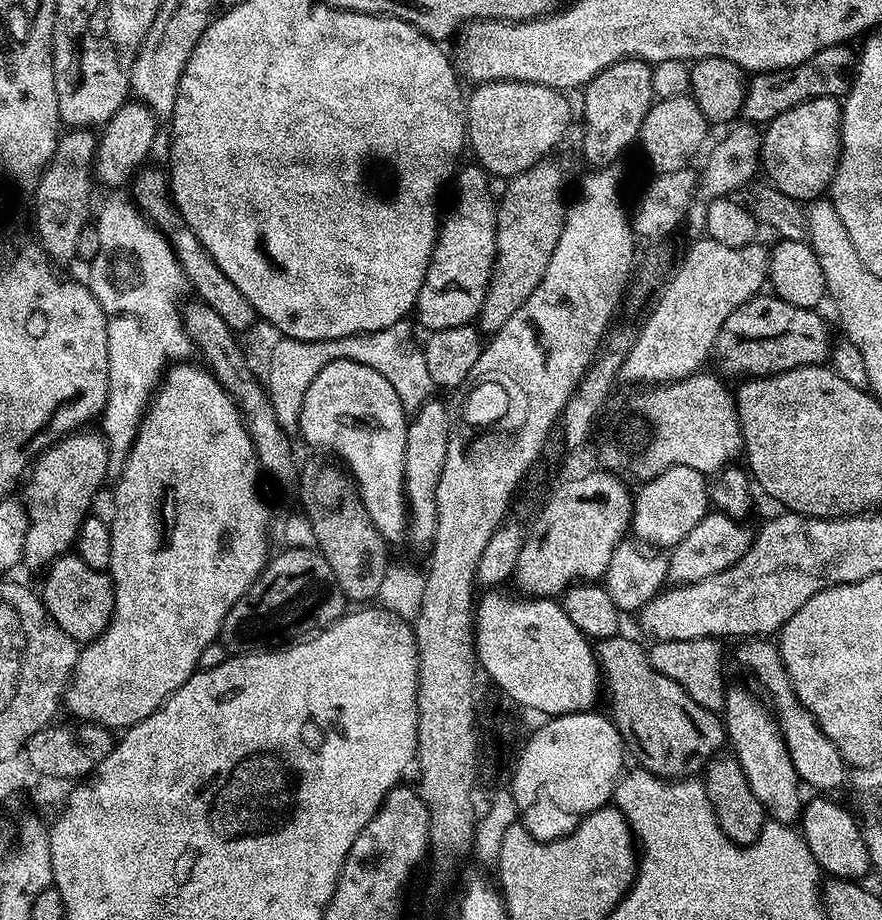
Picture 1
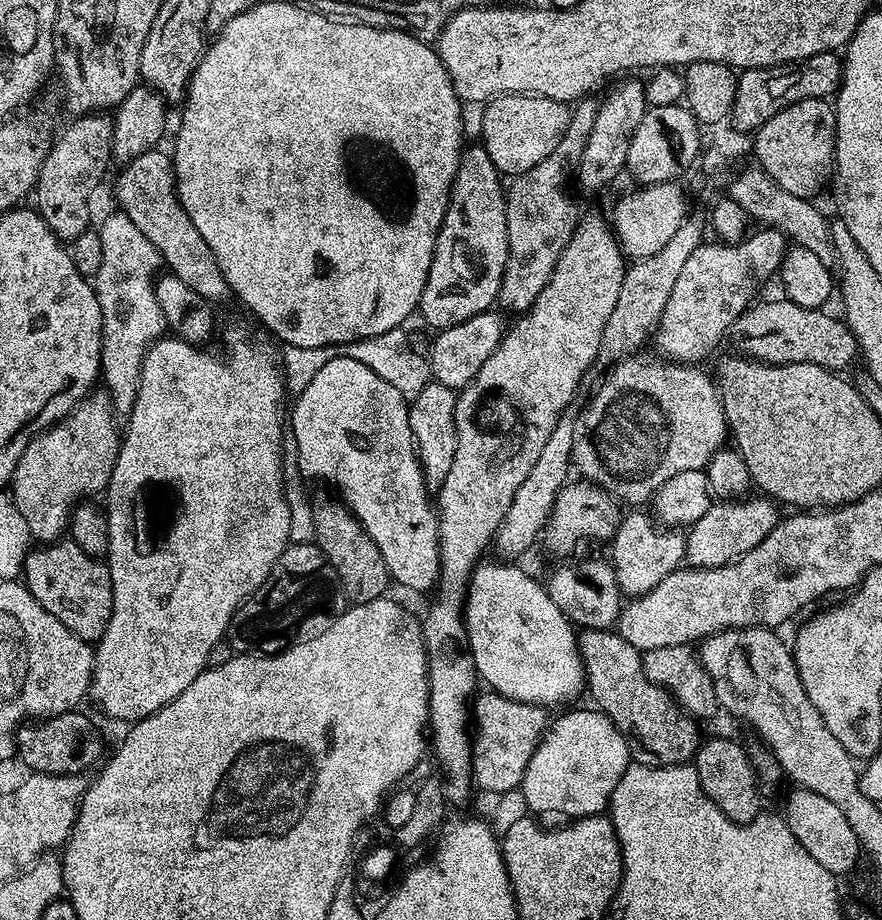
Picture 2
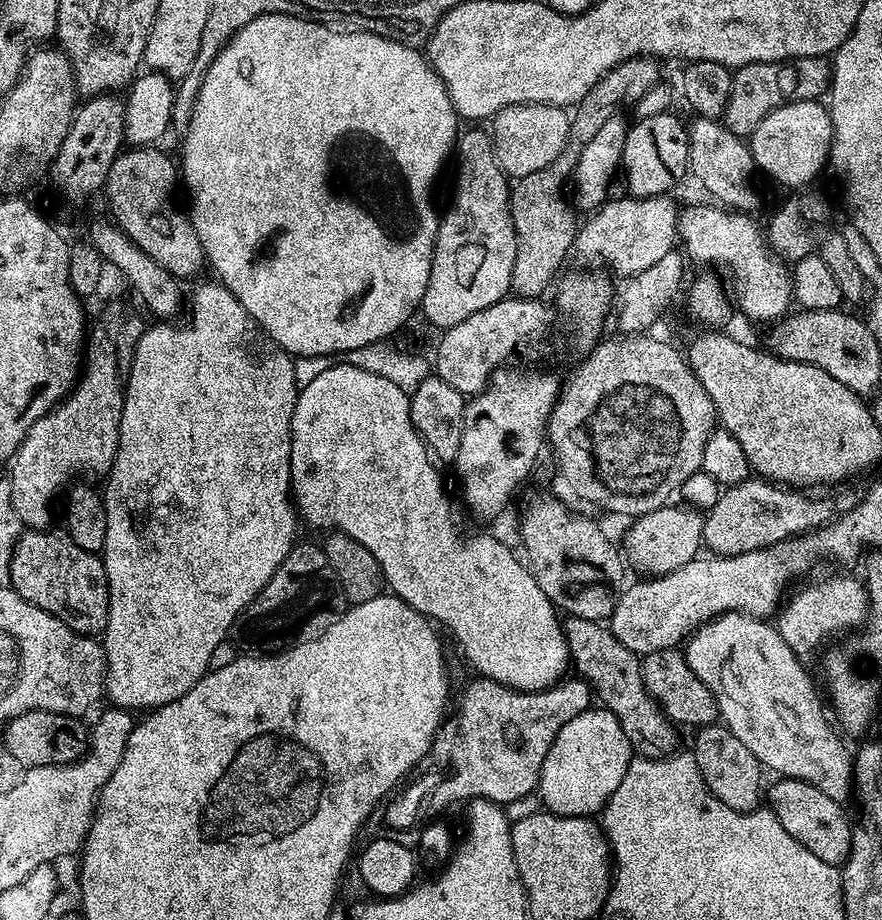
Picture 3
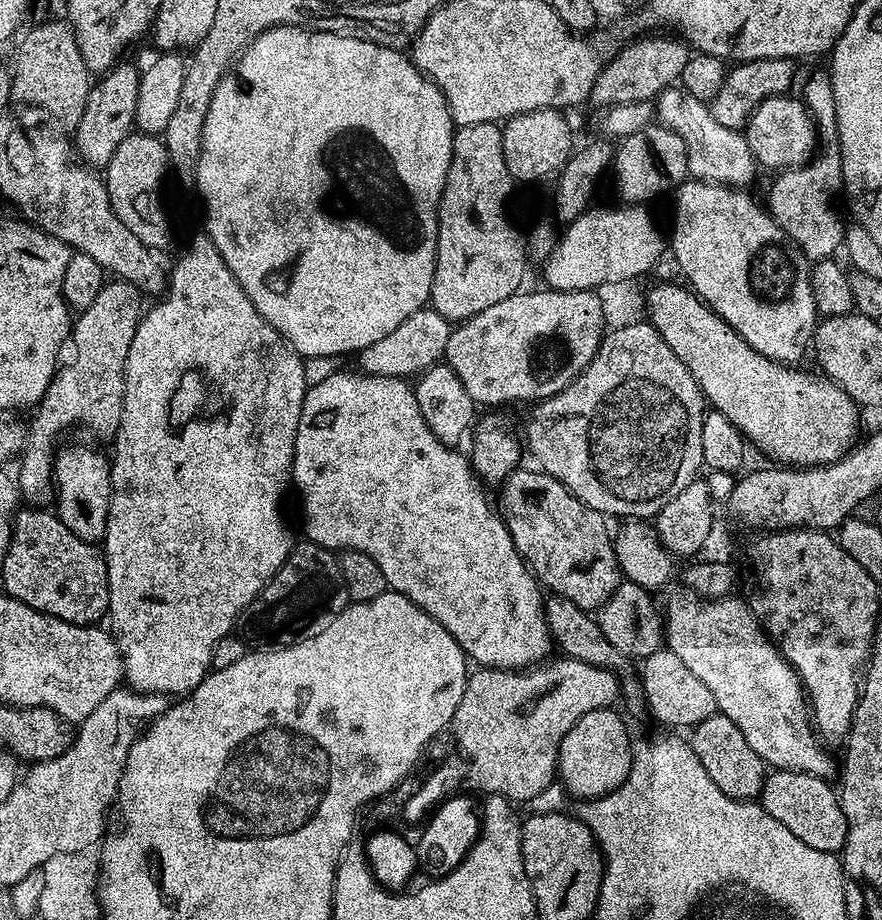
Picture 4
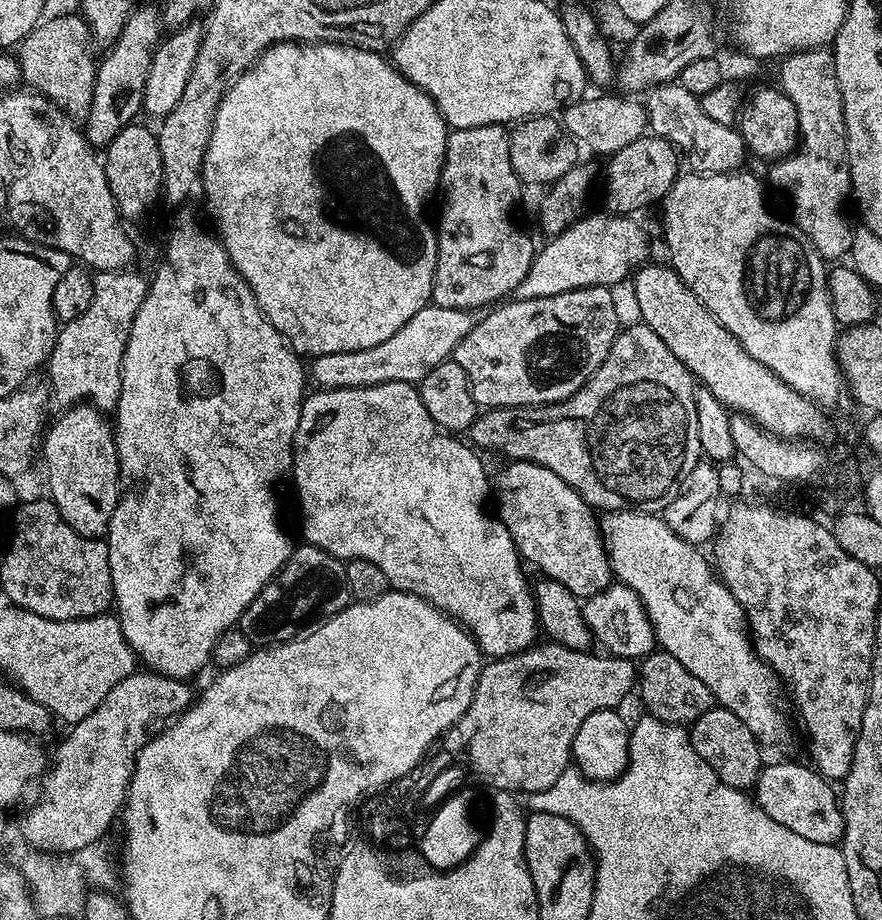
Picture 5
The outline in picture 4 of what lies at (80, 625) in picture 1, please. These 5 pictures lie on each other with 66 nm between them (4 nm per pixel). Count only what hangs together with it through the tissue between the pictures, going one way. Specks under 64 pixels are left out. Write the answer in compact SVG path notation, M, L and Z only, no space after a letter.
M32 506L25 507L25 509L25 512L23 512L23 510L17 511L14 516L12 541L8 543L8 553L6 554L6 558L2 561L2 568L4 568L3 591L26 606L30 606L39 612L45 612L47 616L53 616L54 618L65 620L71 624L99 625L101 623L100 619L105 619L105 617L108 616L108 563L104 561L103 551L101 551L96 544L87 544L82 538L70 534L70 530L66 530L66 526L61 522L55 511L37 510Z

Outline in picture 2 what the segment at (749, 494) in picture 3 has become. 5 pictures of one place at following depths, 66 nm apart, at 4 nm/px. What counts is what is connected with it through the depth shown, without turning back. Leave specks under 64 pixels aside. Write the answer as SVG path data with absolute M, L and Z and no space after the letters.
M768 498L752 499L709 503L706 514L702 514L702 518L698 518L698 522L691 525L686 532L684 555L691 567L717 568L723 564L730 564L739 556L754 550L754 546L758 546L758 542L762 542L766 534L770 534L770 530L776 528L782 519L781 513L776 513L777 505Z

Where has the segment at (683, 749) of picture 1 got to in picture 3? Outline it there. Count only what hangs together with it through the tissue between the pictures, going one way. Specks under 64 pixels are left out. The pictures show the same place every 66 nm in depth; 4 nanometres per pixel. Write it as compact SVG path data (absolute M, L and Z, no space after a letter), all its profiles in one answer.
M565 615L562 620L564 637L575 675L588 681L594 696L603 707L618 718L633 753L646 760L657 760L673 755L677 751L677 725L673 724L658 701L646 690L640 673L641 657L626 650L618 638L614 638L611 627L598 620L587 620L577 616Z

